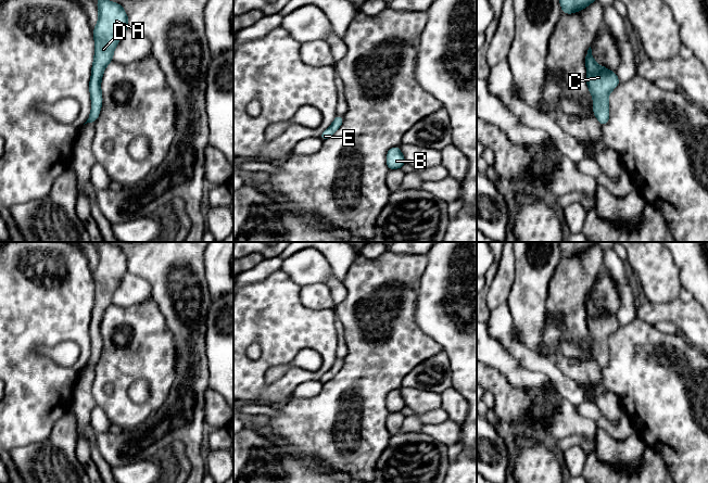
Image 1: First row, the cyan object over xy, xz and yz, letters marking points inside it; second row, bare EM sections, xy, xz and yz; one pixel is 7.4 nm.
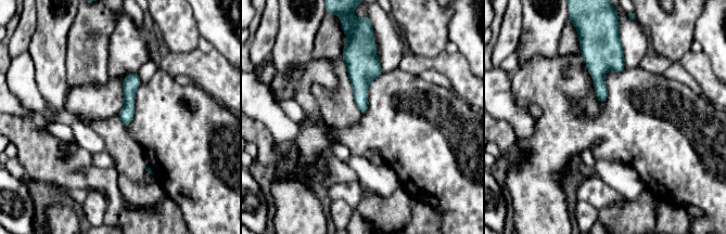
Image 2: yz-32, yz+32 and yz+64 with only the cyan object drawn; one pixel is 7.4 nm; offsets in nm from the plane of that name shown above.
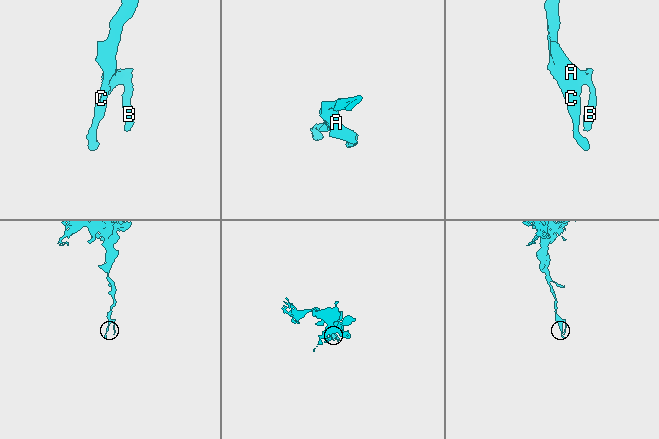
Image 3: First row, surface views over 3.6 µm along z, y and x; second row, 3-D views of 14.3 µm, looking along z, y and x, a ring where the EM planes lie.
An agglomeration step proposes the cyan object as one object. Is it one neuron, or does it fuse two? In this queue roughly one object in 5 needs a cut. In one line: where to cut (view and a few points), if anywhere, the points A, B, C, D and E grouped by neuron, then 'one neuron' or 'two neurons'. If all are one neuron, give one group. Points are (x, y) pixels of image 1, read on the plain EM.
no cut; A B C D E; one neuron

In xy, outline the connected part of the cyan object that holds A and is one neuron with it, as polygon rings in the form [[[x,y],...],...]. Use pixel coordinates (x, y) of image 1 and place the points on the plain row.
[[[99,242],[97,246],[99,263],[93,271],[96,295],[89,325],[91,357],[85,367],[98,363],[103,344],[101,335],[103,315],[113,304],[113,295],[122,278],[128,272],[128,259],[121,247],[104,242]]]

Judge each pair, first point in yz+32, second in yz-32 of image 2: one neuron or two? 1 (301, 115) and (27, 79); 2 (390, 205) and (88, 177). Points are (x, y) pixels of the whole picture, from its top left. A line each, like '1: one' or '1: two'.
1: one
2: two

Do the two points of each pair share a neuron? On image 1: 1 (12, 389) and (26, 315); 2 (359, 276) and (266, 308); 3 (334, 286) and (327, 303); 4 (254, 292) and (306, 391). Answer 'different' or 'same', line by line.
1: same
2: different
3: different
4: different

